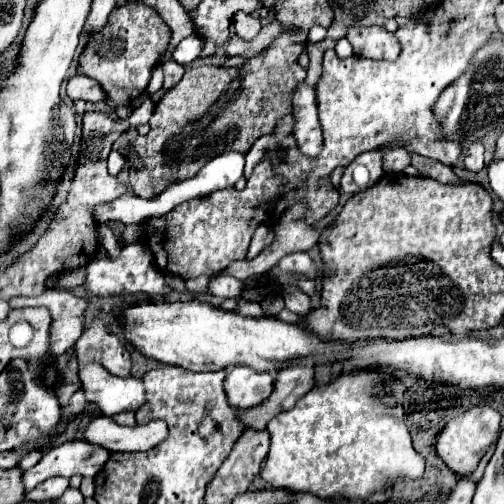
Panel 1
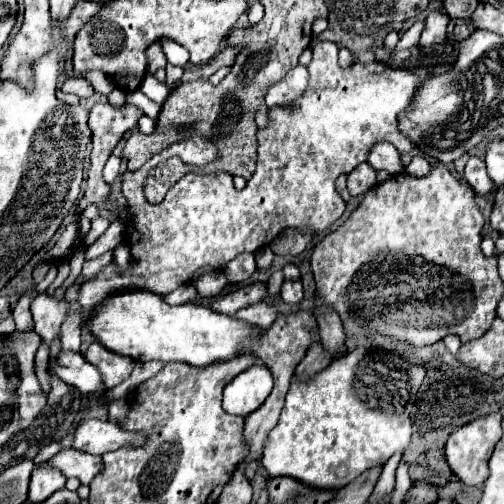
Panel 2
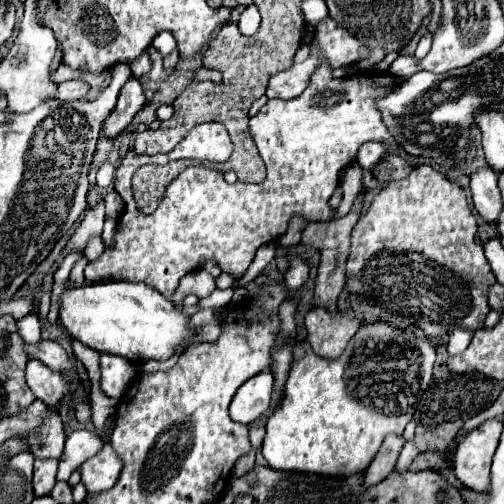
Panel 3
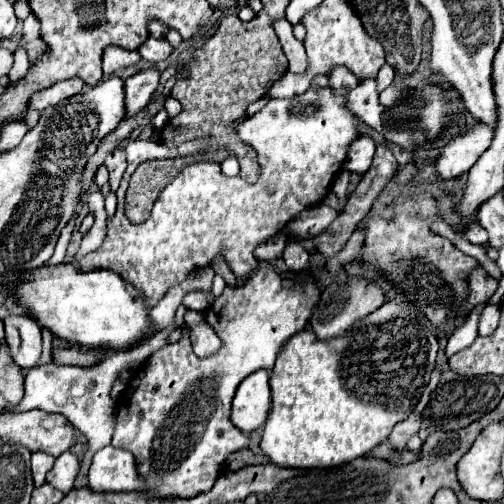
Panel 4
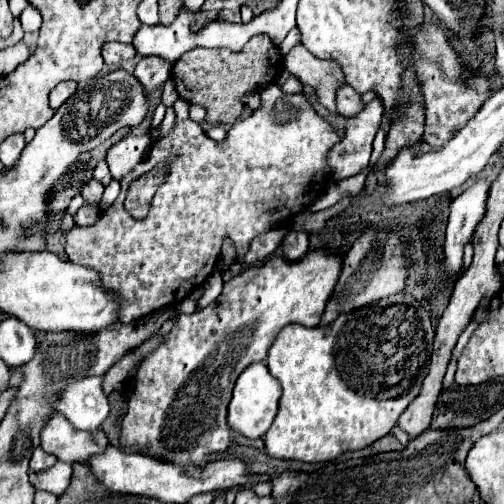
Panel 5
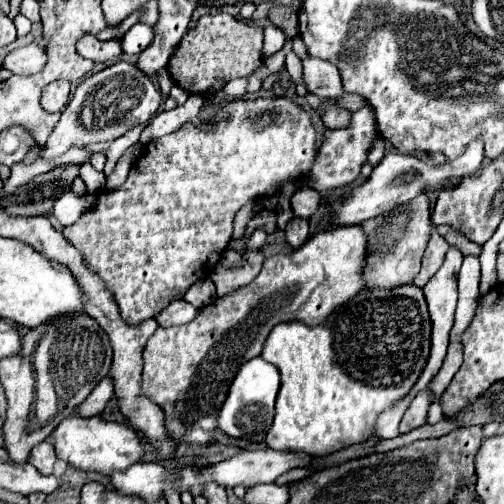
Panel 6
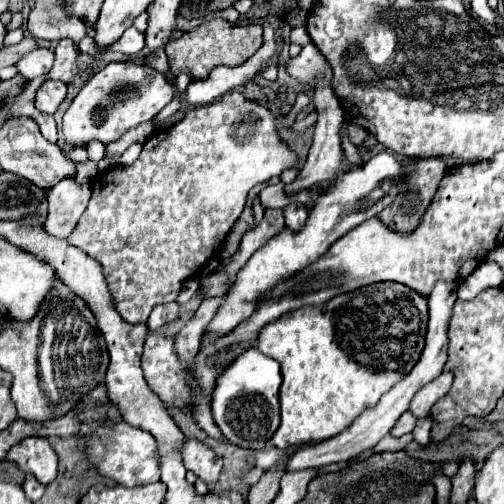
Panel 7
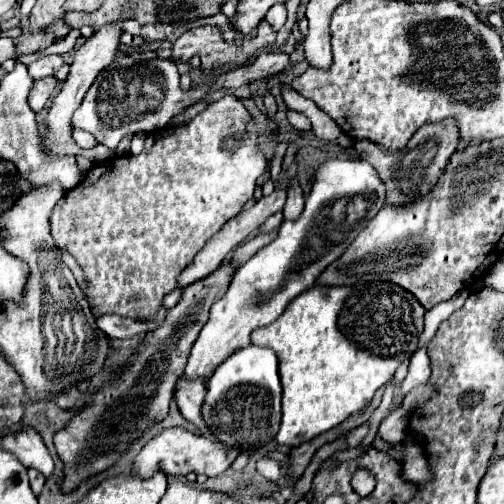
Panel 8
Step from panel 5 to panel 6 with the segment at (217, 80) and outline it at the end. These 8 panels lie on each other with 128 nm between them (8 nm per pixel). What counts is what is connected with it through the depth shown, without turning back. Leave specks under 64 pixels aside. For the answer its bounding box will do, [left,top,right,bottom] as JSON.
[168,14,262,94]

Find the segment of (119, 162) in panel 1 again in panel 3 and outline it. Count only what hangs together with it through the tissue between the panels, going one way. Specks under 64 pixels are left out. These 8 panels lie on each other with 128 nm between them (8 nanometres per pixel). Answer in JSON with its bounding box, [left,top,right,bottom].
[96,162,114,188]

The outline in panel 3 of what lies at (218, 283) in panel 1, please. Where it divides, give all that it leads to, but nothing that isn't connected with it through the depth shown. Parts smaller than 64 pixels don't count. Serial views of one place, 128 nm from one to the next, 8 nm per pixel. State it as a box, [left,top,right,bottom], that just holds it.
[172,268,216,306]

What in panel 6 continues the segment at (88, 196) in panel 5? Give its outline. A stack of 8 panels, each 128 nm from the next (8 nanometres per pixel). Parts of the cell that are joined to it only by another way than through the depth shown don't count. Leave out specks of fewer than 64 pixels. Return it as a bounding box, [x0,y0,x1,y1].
[80,162,106,194]

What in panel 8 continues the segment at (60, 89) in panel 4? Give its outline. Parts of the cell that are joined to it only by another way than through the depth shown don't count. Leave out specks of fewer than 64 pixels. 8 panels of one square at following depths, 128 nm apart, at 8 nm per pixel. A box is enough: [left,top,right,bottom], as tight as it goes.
[28,76,58,112]

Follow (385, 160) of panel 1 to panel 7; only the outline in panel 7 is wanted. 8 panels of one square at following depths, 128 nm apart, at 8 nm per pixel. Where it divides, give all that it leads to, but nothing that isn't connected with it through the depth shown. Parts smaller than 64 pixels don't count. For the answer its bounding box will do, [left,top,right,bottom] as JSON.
[284,74,344,196]

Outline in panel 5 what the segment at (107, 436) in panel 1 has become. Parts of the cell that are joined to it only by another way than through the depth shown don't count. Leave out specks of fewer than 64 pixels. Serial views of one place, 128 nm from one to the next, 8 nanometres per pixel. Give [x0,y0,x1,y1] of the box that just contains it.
[30,462,72,496]

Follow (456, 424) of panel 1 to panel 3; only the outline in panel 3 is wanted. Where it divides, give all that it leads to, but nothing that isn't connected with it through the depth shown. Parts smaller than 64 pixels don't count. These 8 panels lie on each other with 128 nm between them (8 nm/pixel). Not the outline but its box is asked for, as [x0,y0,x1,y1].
[454,418,502,492]

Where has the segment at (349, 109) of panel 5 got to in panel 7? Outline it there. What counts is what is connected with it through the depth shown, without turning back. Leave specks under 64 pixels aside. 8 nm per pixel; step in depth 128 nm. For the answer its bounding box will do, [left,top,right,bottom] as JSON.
[286,44,328,86]

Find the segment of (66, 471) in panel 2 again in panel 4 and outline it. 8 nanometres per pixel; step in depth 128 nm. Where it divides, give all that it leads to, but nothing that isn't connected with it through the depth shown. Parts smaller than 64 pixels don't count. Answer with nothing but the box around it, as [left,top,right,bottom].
[90,446,144,492]

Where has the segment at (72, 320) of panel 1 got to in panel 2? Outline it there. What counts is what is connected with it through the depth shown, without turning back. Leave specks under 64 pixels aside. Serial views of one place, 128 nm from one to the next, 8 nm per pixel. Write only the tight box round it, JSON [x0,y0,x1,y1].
[32,40,452,344]

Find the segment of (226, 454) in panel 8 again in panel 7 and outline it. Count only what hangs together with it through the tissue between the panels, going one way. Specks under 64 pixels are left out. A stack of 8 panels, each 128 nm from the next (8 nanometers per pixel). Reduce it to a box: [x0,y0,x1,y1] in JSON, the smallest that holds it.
[86,422,222,488]

